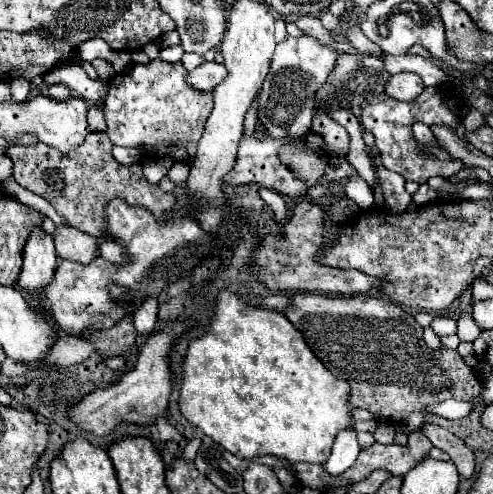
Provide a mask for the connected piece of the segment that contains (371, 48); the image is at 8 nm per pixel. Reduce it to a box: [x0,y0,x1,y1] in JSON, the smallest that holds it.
[350,28,384,56]

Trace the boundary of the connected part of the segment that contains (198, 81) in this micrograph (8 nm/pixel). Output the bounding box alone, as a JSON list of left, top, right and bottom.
[188,62,228,90]

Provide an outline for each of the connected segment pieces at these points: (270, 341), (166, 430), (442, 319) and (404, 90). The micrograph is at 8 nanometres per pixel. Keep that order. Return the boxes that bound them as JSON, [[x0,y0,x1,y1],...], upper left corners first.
[[178,290,352,464],[156,418,183,441],[430,316,456,336],[386,72,424,102]]

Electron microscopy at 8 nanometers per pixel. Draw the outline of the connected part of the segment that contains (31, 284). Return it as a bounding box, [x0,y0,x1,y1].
[18,226,58,294]

